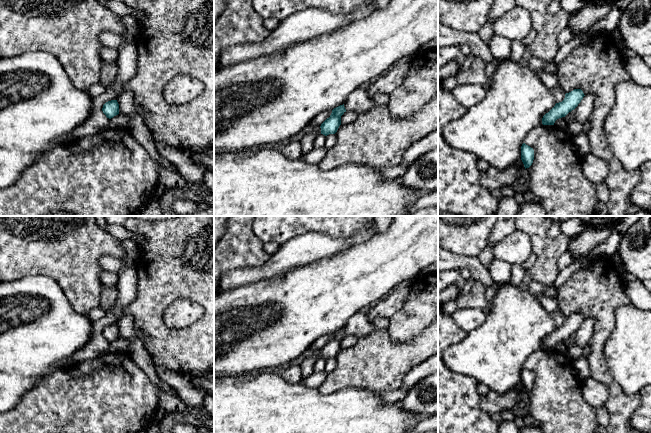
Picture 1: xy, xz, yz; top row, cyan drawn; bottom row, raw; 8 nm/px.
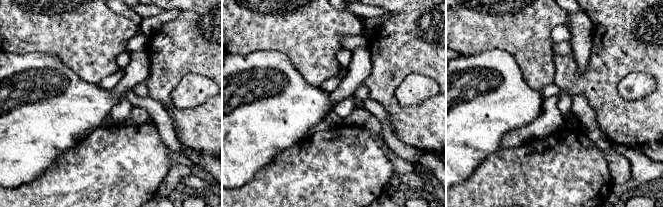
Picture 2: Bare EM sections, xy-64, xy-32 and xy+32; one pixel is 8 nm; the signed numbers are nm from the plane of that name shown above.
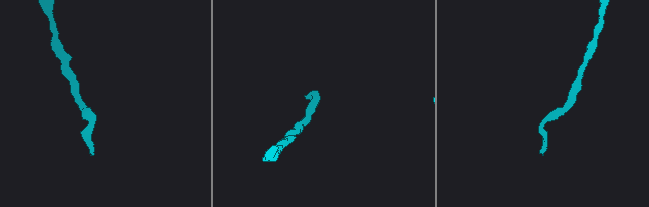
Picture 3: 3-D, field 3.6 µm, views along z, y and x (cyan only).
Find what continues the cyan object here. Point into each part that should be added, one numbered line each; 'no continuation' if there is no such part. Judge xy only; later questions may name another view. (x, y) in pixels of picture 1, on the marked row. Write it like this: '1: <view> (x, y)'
no continuation

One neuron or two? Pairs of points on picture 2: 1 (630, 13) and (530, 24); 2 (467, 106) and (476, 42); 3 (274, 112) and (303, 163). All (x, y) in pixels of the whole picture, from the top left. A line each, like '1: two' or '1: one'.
1: two
2: two
3: two

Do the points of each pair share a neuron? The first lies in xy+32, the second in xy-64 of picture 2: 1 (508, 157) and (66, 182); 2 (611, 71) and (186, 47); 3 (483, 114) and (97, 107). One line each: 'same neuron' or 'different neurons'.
1: same neuron
2: same neuron
3: same neuron

